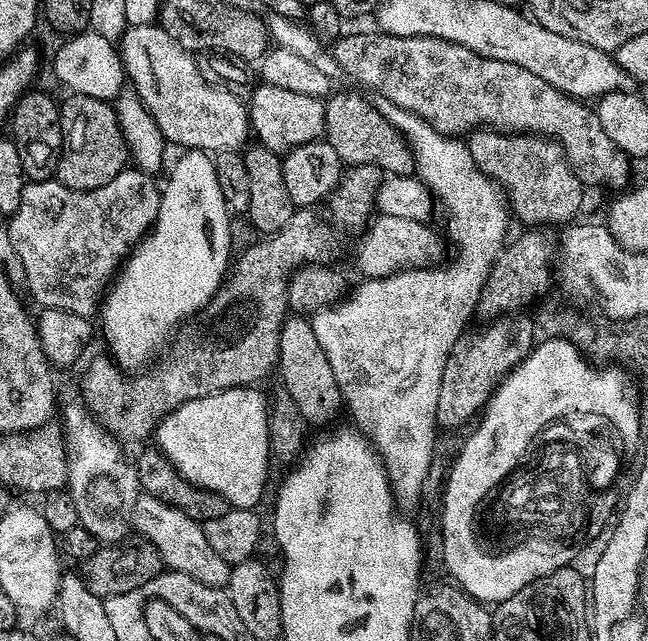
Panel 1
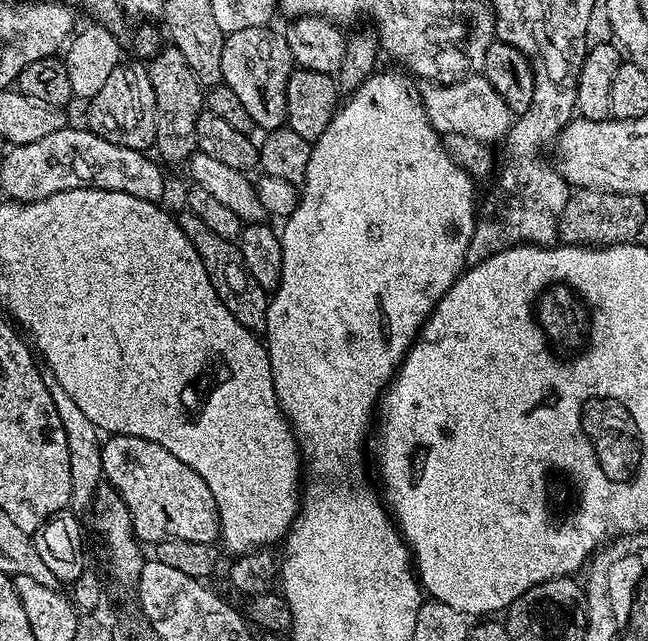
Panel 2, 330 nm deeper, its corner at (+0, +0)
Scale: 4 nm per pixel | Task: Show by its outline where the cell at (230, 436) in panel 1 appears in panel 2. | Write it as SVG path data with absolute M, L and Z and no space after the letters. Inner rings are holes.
M109 435L101 443L103 479L124 499L132 515L137 540L155 546L162 540L213 543L220 534L220 519L210 486L186 462L180 462L158 442L133 436Z

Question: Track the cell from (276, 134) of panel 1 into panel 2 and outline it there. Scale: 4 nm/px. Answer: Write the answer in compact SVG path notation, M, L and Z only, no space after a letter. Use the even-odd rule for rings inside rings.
M265 26L229 32L224 37L222 46L223 83L227 84L242 106L250 114L253 125L257 129L271 130L285 127L288 118L288 99L286 86L294 71L294 61L288 45L287 35L275 32L275 27Z

